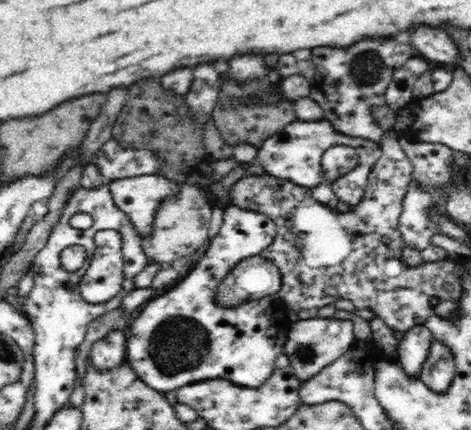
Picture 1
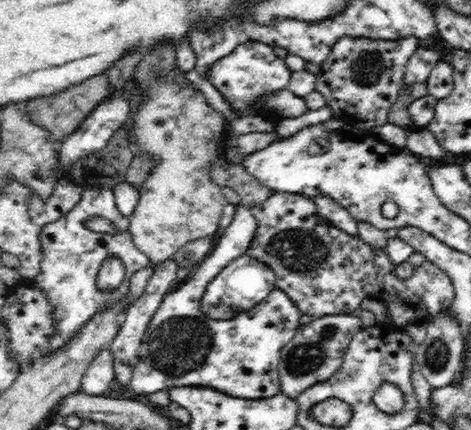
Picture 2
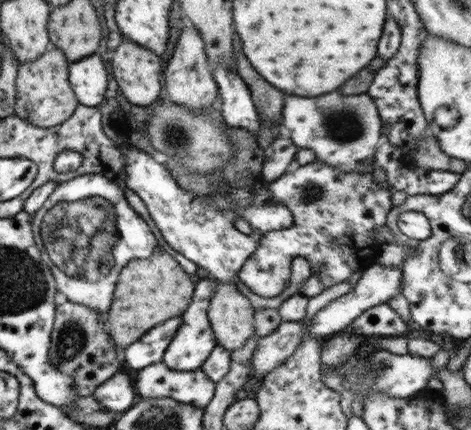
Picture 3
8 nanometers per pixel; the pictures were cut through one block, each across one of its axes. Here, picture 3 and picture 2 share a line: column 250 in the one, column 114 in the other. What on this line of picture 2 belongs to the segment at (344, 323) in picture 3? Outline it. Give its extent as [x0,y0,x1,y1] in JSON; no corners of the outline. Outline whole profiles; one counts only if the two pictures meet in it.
[82,348,116,396]

